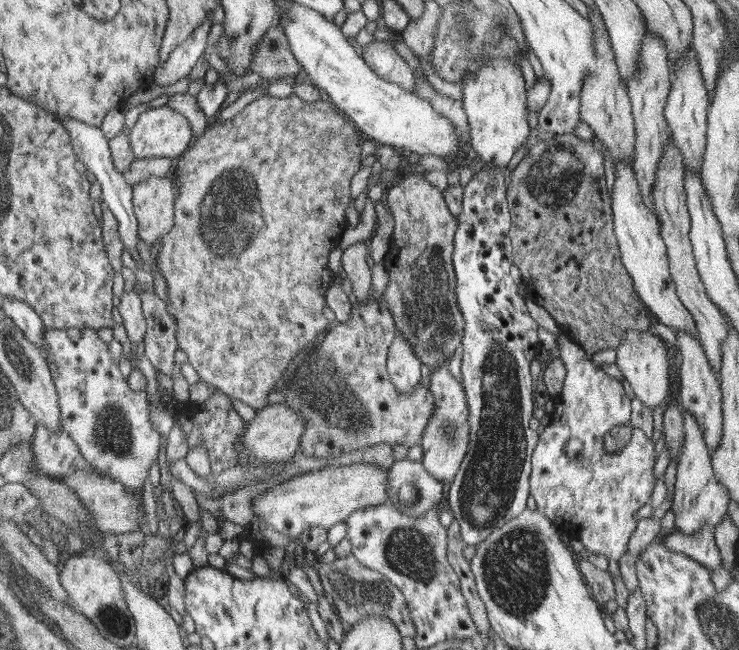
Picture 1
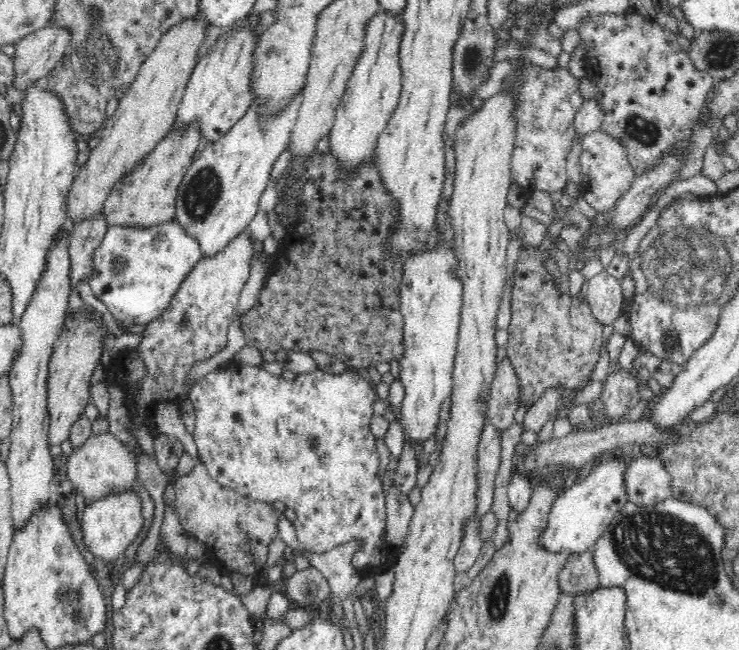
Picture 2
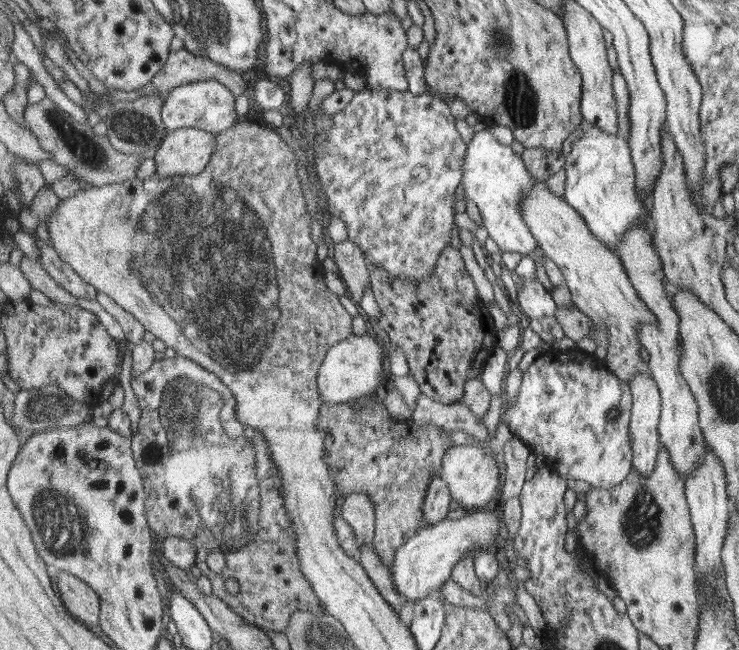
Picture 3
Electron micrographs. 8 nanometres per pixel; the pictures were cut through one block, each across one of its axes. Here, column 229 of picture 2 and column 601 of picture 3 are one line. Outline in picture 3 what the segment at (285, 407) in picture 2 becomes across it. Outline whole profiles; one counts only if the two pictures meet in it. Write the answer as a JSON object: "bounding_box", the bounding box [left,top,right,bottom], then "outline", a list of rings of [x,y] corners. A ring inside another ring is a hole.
{"bounding_box":[500,348,631,489],"outline":[[[579,348],[556,351],[545,349],[521,375],[517,395],[501,412],[500,419],[511,433],[519,438],[533,454],[541,454],[547,466],[571,480],[582,480],[588,485],[608,489],[618,485],[631,472],[631,444],[629,422],[631,408],[630,387],[619,380],[604,360]],[[607,411],[619,412],[613,421],[607,421]]]}

